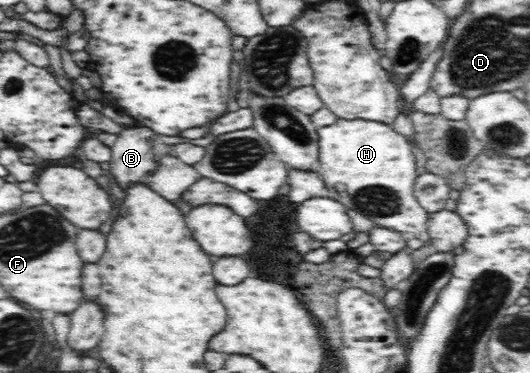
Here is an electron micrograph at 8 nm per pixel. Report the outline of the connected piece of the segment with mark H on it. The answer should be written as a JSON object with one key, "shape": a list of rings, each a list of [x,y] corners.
{"shape":[[[337,119],[329,126],[318,127],[318,168],[325,182],[328,196],[343,204],[347,209],[368,216],[378,226],[395,230],[401,234],[413,234],[426,244],[431,242],[428,230],[429,213],[419,205],[414,196],[417,175],[415,154],[411,144],[402,134],[397,133],[389,124],[363,119]]]}

